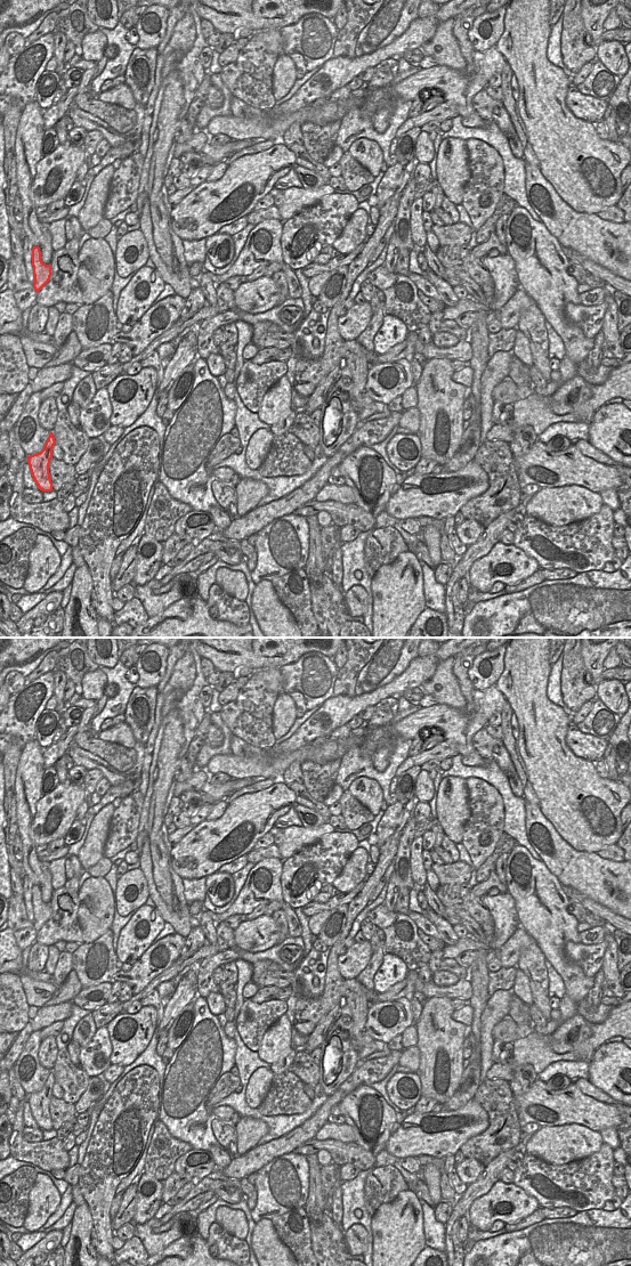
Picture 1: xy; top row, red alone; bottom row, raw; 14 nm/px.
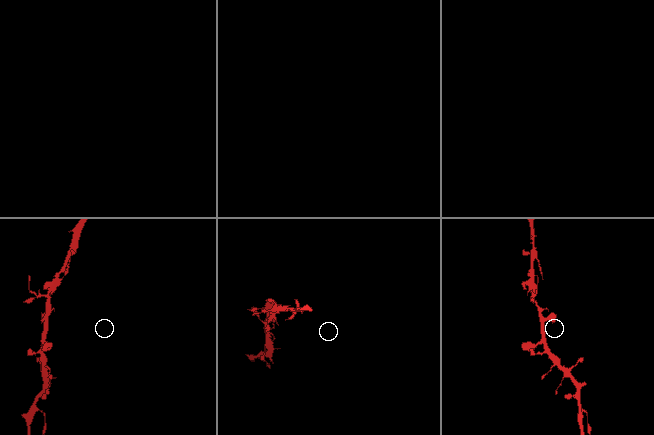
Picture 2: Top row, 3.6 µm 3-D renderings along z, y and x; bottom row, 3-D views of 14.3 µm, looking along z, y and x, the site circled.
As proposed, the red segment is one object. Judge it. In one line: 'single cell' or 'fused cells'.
single cell

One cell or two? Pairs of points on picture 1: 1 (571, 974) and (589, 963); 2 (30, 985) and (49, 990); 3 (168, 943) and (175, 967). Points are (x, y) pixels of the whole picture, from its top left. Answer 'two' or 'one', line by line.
1: two
2: one
3: two

